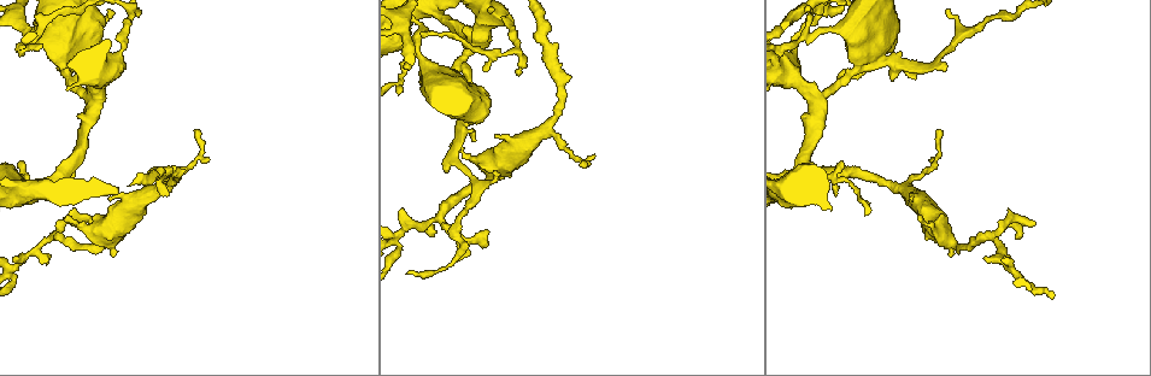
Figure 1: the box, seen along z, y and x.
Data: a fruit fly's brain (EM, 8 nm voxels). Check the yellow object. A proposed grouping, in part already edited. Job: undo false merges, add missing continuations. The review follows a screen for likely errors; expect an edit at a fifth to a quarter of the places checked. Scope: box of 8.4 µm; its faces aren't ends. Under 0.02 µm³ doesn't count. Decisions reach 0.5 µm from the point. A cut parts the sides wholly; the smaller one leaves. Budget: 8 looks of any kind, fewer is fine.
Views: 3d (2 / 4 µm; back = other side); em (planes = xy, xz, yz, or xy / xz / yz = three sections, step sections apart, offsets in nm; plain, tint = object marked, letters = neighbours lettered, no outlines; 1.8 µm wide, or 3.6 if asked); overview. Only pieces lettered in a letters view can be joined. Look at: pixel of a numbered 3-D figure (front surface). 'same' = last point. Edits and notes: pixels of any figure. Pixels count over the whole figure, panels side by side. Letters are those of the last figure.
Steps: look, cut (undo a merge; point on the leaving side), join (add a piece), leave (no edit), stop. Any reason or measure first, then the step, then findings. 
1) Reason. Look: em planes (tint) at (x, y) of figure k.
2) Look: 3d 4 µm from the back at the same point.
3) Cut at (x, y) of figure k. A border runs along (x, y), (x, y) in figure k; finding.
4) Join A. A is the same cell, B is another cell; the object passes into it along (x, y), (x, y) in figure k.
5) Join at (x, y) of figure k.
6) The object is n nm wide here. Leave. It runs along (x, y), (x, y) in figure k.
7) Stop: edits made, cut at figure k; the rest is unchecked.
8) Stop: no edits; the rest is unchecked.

Sudden change in width. Look: 3d 4 µm at (122, 43) of figure 1.

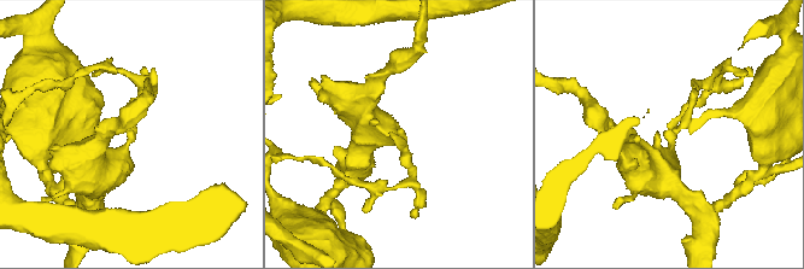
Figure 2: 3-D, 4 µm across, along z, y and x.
Need the tissue. Look: em 3.6 µm xz step 4 (tint) at (397, 135) of figure 2.

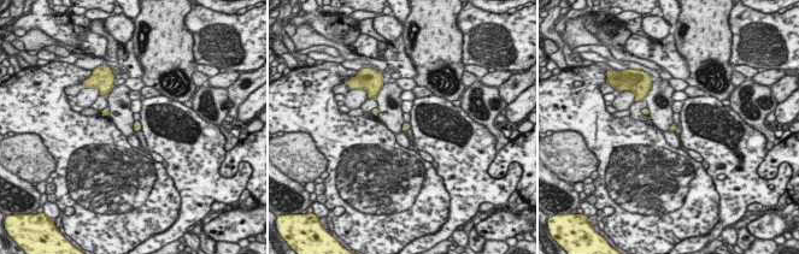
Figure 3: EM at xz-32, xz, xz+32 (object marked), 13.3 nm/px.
Look: em 3.6 µm planes (letters) at the same point.

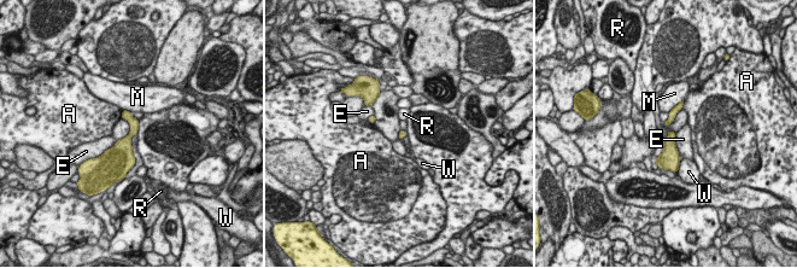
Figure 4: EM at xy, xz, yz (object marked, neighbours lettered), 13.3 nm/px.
Leave. A, E, M, R and W are other cells; continuous, no second neuron.

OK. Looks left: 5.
Look: 3d 4 µm at (858, 46) of figure 1.

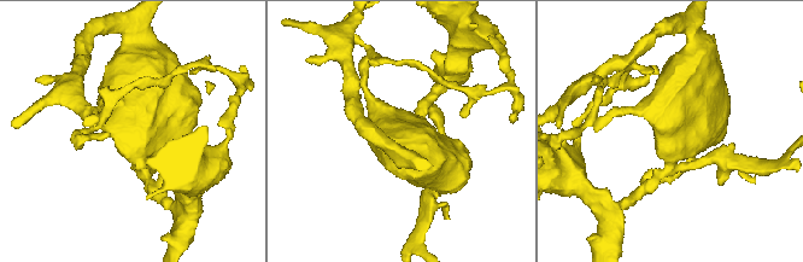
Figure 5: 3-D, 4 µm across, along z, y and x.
Now the EM. Look: em 3.6 µm yz step 16 (letters) at (138, 134) of figure 5.

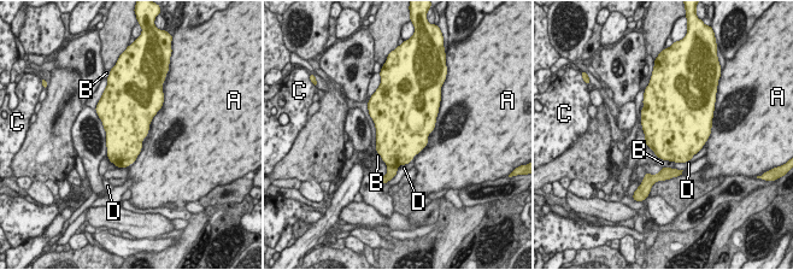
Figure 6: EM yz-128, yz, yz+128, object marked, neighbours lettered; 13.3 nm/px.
The object is 550 nm wide here. Cut at (397, 147) of figure 6. A, B, C and D are other cells; a border runs along (387, 164), (397, 166) in figure 6; a second neuron is stuck on.

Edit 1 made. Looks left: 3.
Thick turns thin. Look: em 3.6 µm planes (letters) at (20, 177) of figure 1.

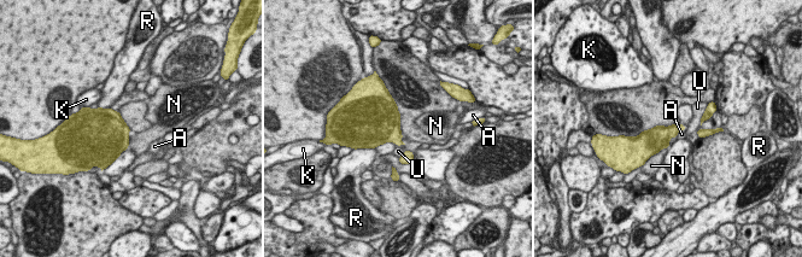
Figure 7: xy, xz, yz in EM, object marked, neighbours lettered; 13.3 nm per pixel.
The object is 280 nm wide here; the longest contact is with N, 380 nm. Leave. A, K, N, R and U are other cells; one neuron here.

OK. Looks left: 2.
Stop: edits made, cut at figure 6; the rest is unchecked.

